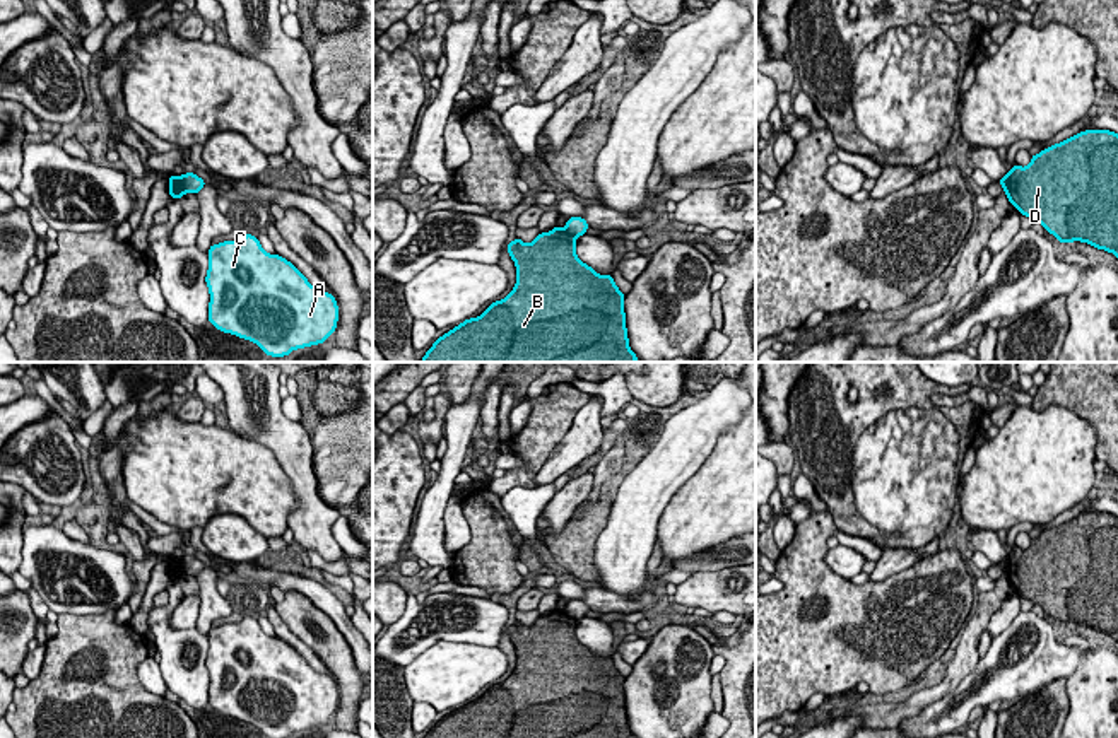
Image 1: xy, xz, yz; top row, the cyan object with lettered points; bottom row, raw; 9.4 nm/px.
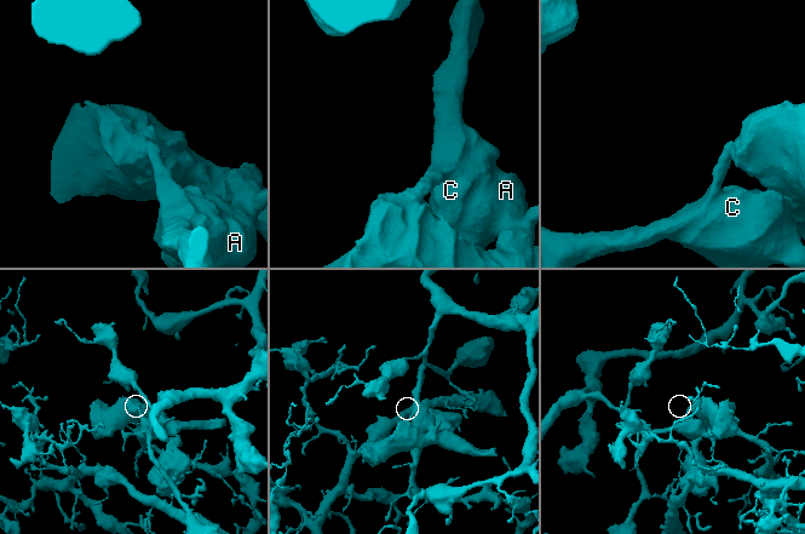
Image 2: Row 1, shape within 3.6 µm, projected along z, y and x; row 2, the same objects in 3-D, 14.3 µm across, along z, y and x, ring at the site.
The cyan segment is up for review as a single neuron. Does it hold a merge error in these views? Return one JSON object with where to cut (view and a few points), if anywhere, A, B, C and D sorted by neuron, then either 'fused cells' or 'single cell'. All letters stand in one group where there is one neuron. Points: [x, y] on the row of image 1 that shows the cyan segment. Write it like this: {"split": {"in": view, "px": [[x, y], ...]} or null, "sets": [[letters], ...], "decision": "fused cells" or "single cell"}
{"split": {"in": "xy", "px": [[180, 176], [187, 192]]}, "sets": [["A", "C"], ["B", "D"]], "decision": "fused cells"}

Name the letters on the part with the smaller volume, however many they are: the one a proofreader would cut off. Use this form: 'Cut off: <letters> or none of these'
Cut off: B, D

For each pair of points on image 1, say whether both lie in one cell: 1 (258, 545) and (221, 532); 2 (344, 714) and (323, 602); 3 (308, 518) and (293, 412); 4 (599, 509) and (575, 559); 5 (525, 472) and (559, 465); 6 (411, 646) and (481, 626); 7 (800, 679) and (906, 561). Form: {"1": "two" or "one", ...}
{"1": "one", "2": "two", "3": "two", "4": "one", "5": "two", "6": "one", "7": "two"}

